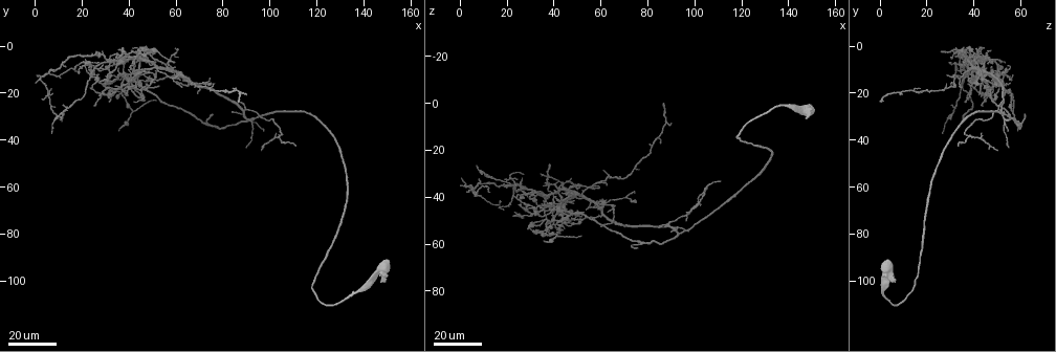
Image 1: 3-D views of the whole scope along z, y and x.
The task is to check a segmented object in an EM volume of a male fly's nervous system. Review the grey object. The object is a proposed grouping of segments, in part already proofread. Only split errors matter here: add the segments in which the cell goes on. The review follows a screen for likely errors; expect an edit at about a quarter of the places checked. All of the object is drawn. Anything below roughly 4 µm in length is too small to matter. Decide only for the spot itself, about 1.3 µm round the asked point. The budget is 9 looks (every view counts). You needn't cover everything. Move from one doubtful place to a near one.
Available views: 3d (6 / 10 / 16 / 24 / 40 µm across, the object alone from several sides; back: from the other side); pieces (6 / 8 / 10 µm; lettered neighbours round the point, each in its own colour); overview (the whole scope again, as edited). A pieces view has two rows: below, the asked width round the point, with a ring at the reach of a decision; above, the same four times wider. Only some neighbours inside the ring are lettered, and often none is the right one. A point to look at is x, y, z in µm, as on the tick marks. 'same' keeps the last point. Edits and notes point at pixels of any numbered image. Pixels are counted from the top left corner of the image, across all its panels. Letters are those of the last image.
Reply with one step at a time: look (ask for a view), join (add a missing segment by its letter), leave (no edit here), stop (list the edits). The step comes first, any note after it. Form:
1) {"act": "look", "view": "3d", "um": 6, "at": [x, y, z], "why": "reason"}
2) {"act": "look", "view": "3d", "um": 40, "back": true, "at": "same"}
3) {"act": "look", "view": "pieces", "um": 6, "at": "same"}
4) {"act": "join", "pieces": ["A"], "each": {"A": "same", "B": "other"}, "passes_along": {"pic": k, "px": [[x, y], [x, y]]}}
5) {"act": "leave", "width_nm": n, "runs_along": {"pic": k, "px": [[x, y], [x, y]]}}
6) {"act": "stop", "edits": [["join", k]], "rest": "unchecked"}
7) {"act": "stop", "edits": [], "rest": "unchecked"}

{"act": "look", "view": "3d", "um": 16, "at": [39, 2, 26], "why": "end of a long branch"}

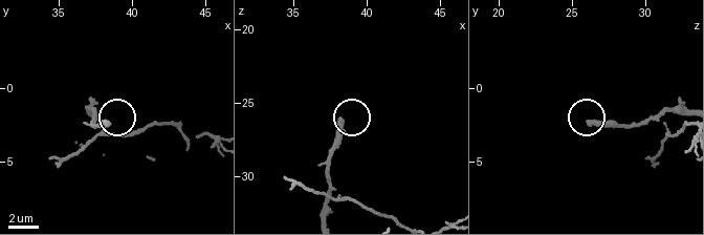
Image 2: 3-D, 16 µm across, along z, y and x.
{"act": "look", "view": "pieces", "um": 8, "at": [38.4, 2.2, 26.2], "why": "what lies round it"}

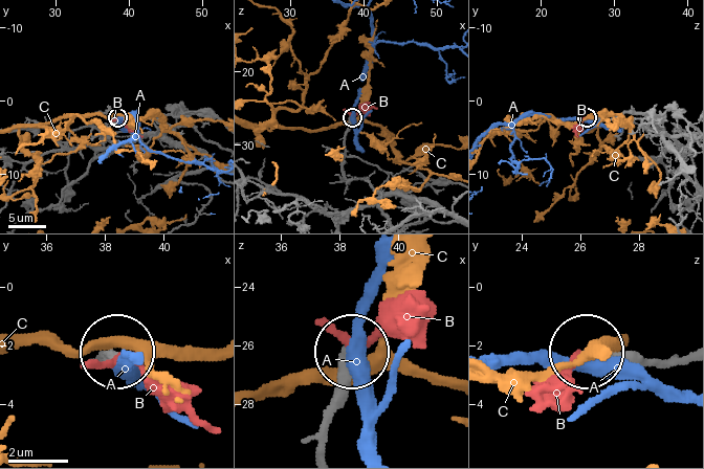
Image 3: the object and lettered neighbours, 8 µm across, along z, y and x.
{"act": "leave", "each": {"A": "other", "B": "other", "C": "other"}, "runs_along": {"pic": 3, "px": [[322, 450], [322, 420], [349, 355]]}, "found": "no lettered segment goes on from it"}

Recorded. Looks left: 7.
{"act": "look", "view": "3d", "um": 24, "at": [28, 14, 40], "why": "free end"}

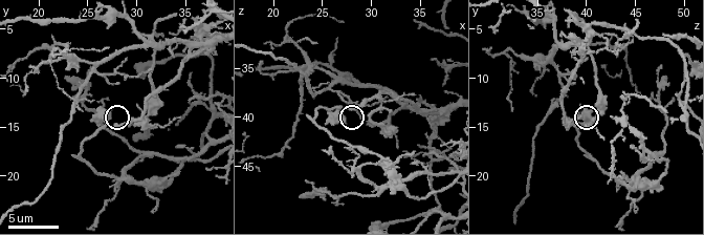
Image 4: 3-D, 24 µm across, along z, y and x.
{"act": "look", "view": "pieces", "um": 10, "at": [27.8, 14.8, 39.0], "why": "what lies round it"}

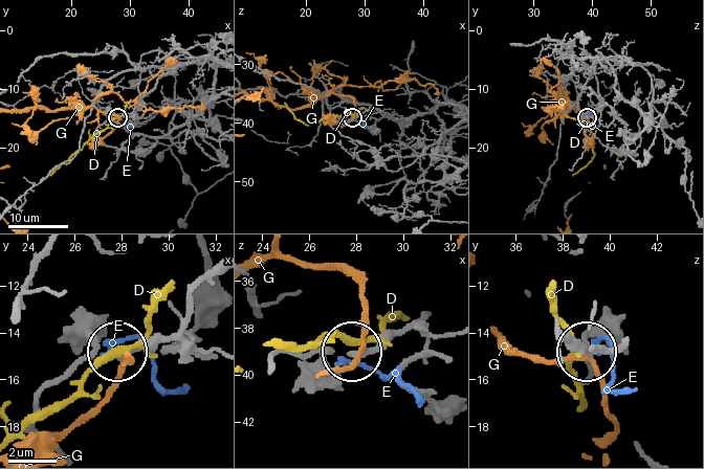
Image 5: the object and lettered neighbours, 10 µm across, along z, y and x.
{"act": "leave", "each": {"D": "other", "E": "other", "G": "other"}, "runs_along": {"pic": 5, "px": [[216, 271], [173, 332], [122, 350]]}, "found": "none of them fits"}

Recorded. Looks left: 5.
{"act": "look", "view": "pieces", "um": 6, "at": [33.6, 7.8, 38.4]}

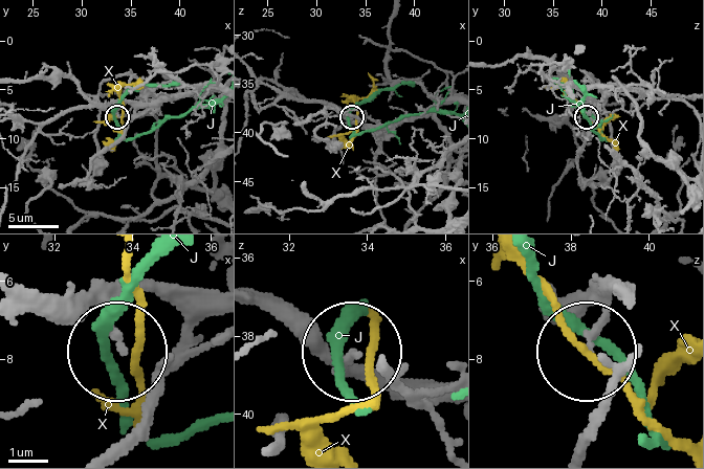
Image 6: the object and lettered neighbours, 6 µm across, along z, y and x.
{"act": "leave", "each": {"J": "other", "X": "other"}, "runs_along": {"pic": 6, "px": [[621, 291], [604, 302], [591, 349]]}, "found": "none of them fits"}

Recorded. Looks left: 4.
{"act": "look", "view": "3d", "um": 24, "at": [98, 37, 54], "why": "thin end"}

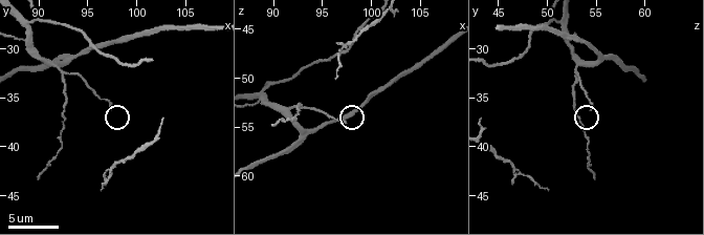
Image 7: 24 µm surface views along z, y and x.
{"act": "look", "view": "pieces", "um": 8, "at": [97.2, 36.0, 54.4]}

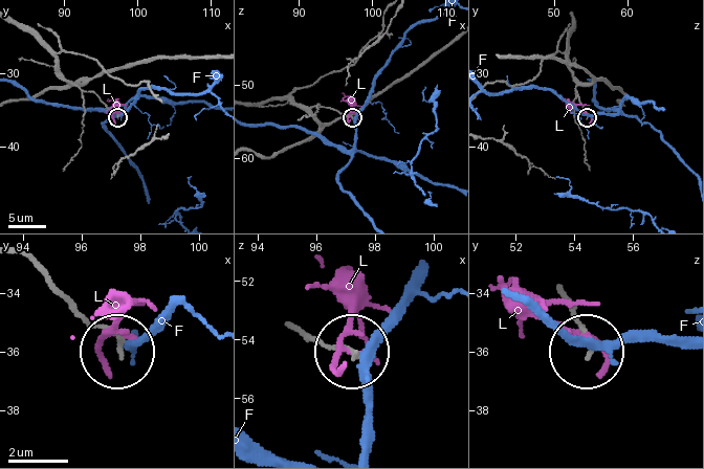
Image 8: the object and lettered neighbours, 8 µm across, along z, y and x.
{"act": "leave", "width_nm": 150, "each": {"F": "other", "L": "other"}, "runs_along": {"pic": 8, "px": [[302, 329], [354, 352]]}, "found": "no lettered segment goes on from it"}

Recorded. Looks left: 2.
{"act": "stop", "edits": [], "rest": "unchecked"}

